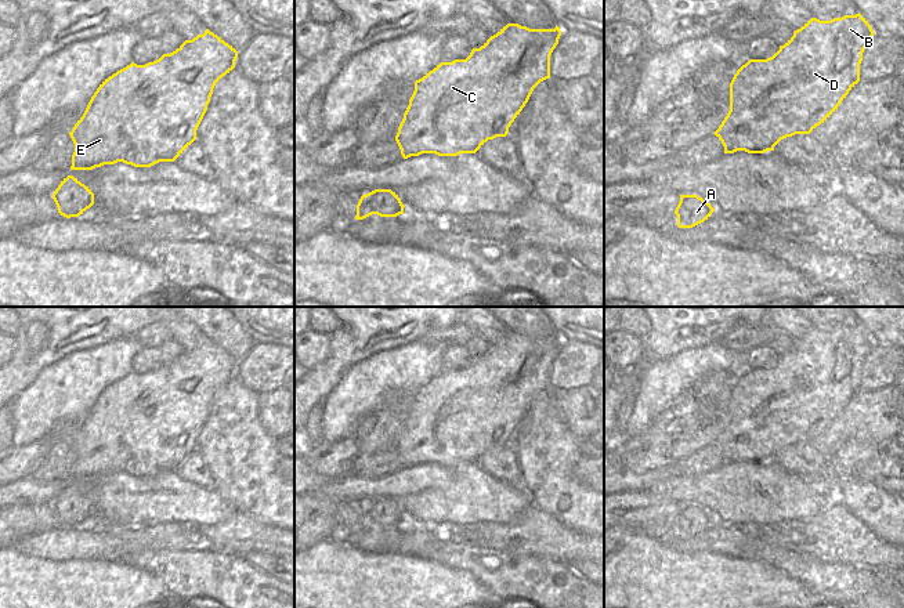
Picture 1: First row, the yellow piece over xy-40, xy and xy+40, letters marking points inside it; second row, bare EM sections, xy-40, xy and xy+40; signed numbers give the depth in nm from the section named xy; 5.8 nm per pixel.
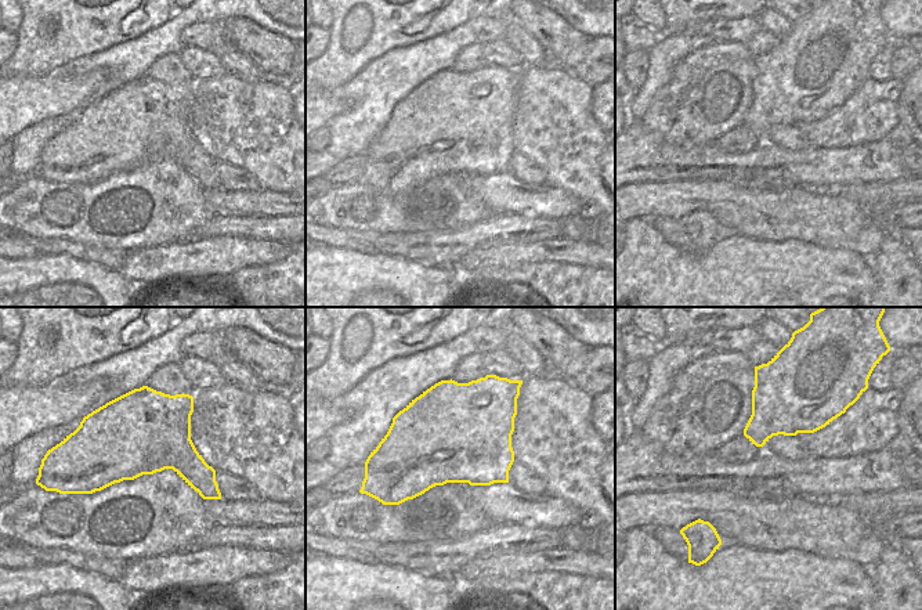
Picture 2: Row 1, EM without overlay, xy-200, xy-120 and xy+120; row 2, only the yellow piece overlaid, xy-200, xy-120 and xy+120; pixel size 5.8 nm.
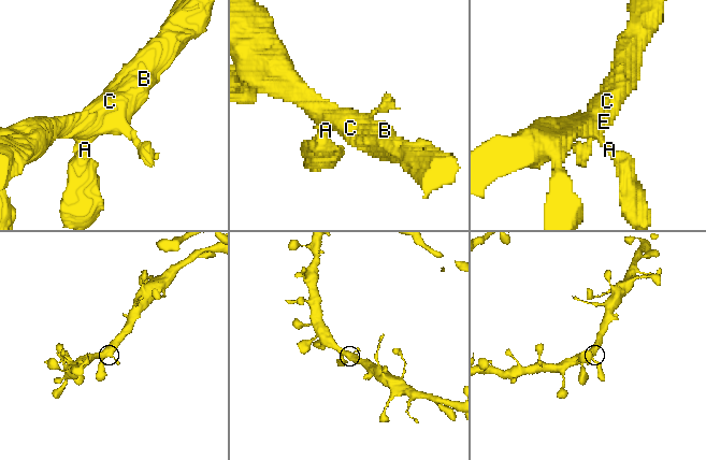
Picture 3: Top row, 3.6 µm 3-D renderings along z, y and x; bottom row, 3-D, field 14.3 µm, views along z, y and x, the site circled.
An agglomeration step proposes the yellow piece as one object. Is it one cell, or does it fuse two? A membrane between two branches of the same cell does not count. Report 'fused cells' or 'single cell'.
single cell

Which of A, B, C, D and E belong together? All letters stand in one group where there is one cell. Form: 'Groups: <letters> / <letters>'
Groups: A B C D E

